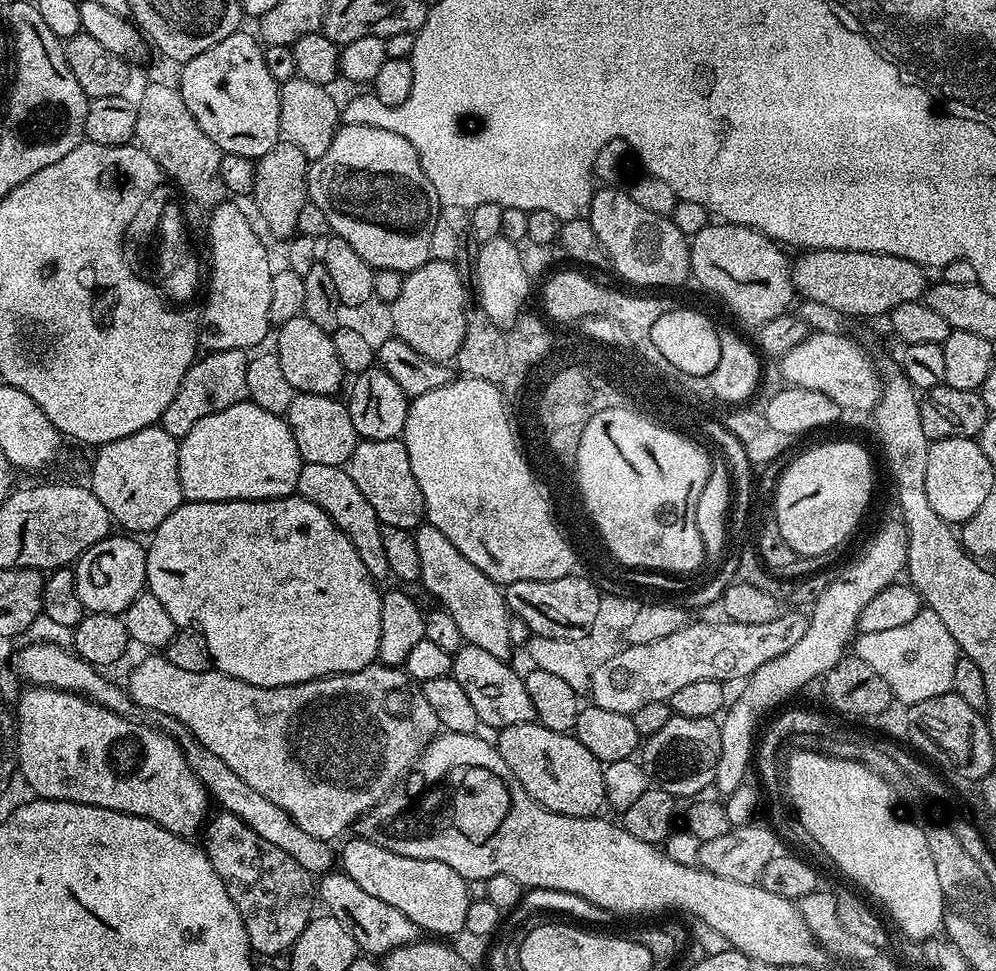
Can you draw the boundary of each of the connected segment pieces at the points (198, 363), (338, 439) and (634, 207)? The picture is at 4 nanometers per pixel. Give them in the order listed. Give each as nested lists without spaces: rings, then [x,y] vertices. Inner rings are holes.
[[[239,348],[208,352],[193,360],[190,370],[186,370],[178,386],[178,394],[174,394],[174,402],[170,402],[170,406],[166,406],[166,410],[161,414],[159,427],[164,428],[166,434],[179,438],[192,429],[194,422],[202,422],[202,418],[210,414],[218,414],[218,410],[226,410],[243,402],[248,395],[246,370],[249,359],[249,353]]]
[[[296,392],[288,407],[286,419],[294,434],[294,442],[298,446],[298,454],[303,463],[344,466],[347,465],[350,454],[354,454],[358,437],[354,430],[354,422],[350,422],[350,410],[343,399]]]
[[[620,186],[597,187],[592,193],[586,219],[604,249],[610,268],[622,279],[641,284],[644,290],[672,290],[675,284],[689,279],[692,266],[688,253],[689,237],[678,230],[671,218],[650,214],[650,210],[638,206],[631,191]]]

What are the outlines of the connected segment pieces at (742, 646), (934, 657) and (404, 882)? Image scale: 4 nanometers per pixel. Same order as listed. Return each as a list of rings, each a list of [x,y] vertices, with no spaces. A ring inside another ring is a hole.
[[[800,610],[781,611],[774,622],[761,622],[755,626],[746,626],[742,622],[734,622],[727,618],[721,619],[721,624],[697,624],[691,622],[684,629],[680,629],[654,642],[645,645],[628,644],[612,658],[607,658],[601,664],[591,669],[592,683],[590,685],[591,703],[602,710],[614,710],[614,714],[631,716],[646,703],[667,701],[674,694],[674,690],[682,690],[690,682],[706,682],[707,680],[737,680],[743,682],[748,679],[758,666],[766,666],[770,658],[778,658],[778,654],[786,654],[790,646],[795,646],[806,634],[809,617]]]
[[[924,606],[902,626],[860,632],[854,640],[854,655],[886,678],[886,686],[890,686],[893,697],[899,703],[901,700],[904,706],[911,706],[952,691],[956,662],[961,659],[962,653],[950,630],[946,630],[946,625],[942,623],[942,618],[938,618],[932,608]]]
[[[359,838],[345,839],[344,849],[339,849],[339,867],[381,902],[394,906],[400,910],[410,922],[416,924],[417,929],[426,931],[436,938],[461,935],[466,922],[468,896],[466,892],[467,880],[458,870],[450,870],[446,862],[430,862],[422,858],[406,858],[402,854],[394,854],[394,850],[386,850],[369,840]]]

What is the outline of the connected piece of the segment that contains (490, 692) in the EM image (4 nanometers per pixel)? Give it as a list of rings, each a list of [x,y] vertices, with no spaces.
[[[464,644],[452,657],[450,675],[470,697],[470,703],[474,705],[474,714],[478,714],[485,729],[488,727],[499,730],[506,726],[530,724],[536,720],[534,704],[526,694],[523,675],[519,671],[516,673],[510,665],[508,660],[494,658],[494,654],[473,644]]]

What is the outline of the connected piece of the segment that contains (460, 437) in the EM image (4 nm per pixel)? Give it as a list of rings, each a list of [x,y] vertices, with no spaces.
[[[460,376],[426,394],[411,397],[402,439],[406,454],[410,454],[410,470],[414,470],[418,490],[422,490],[427,523],[442,530],[461,554],[470,558],[495,584],[507,586],[523,580],[571,576],[577,553],[565,548],[556,535],[543,496],[532,485],[531,476],[513,447],[503,408],[500,408],[501,394],[502,388],[488,380]]]

